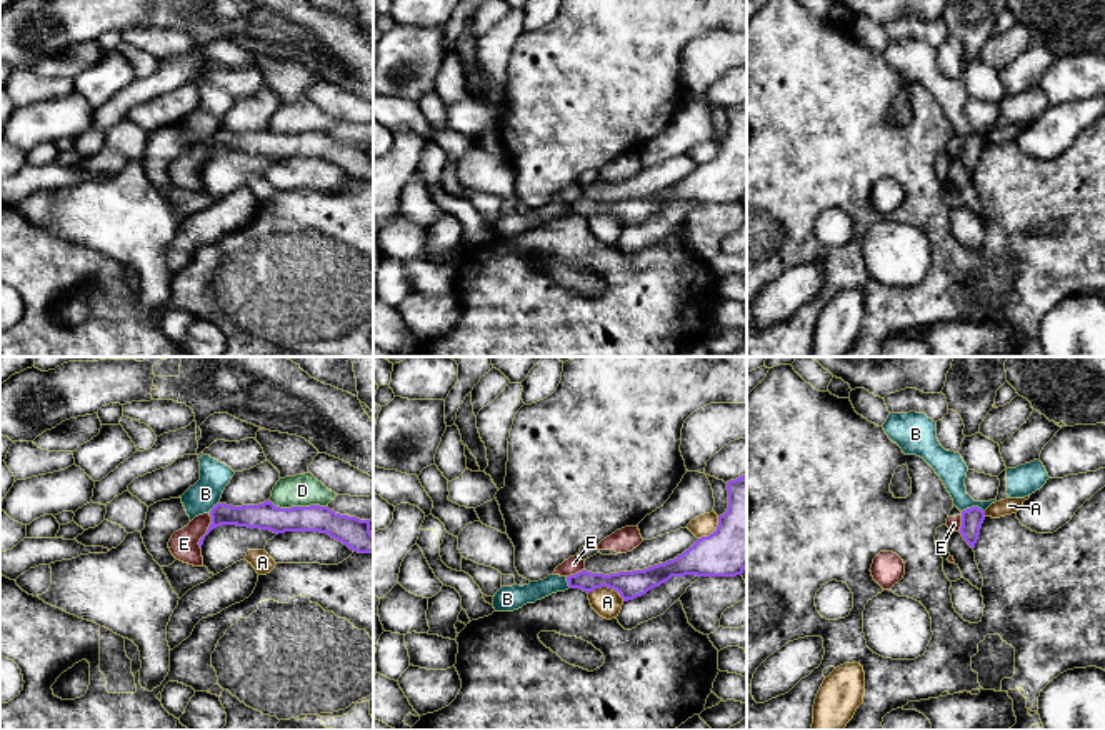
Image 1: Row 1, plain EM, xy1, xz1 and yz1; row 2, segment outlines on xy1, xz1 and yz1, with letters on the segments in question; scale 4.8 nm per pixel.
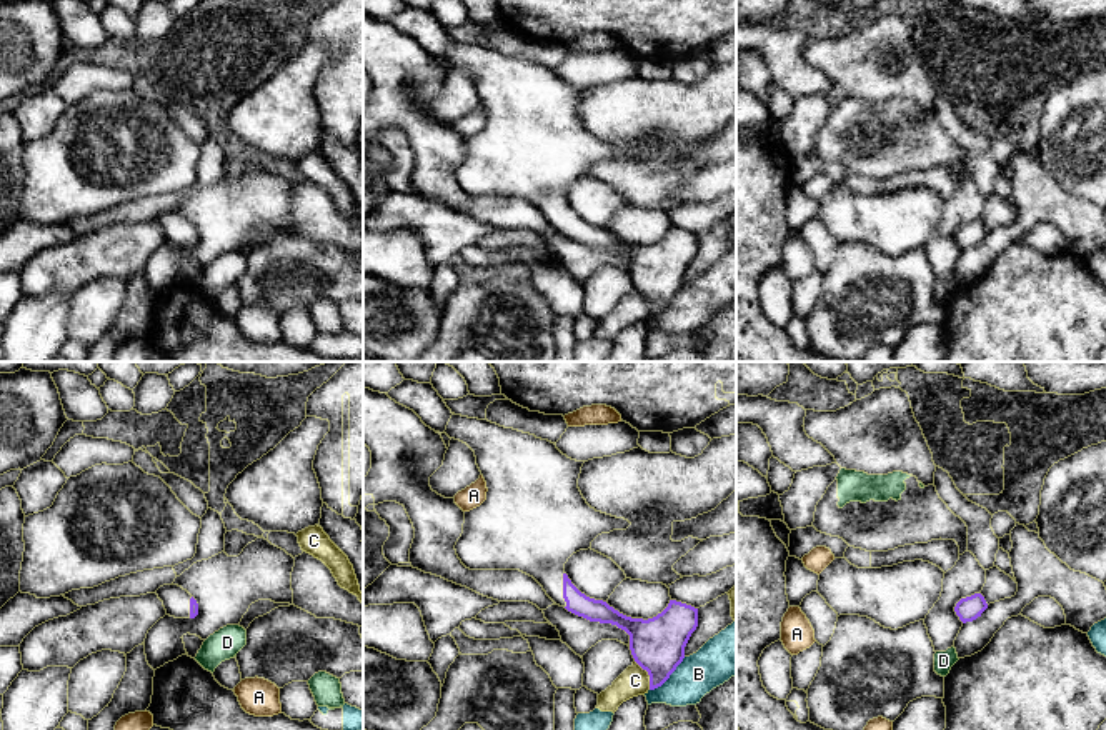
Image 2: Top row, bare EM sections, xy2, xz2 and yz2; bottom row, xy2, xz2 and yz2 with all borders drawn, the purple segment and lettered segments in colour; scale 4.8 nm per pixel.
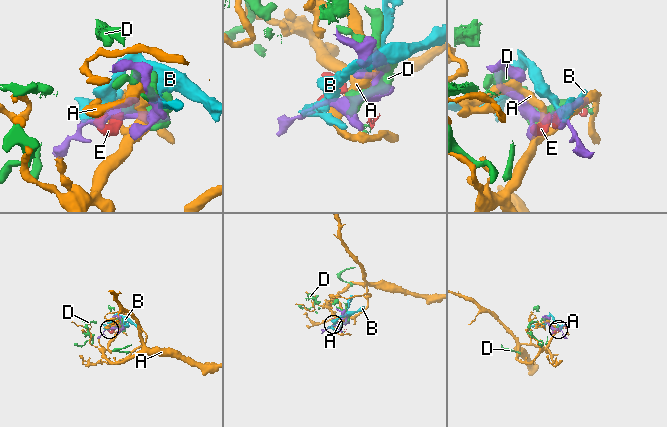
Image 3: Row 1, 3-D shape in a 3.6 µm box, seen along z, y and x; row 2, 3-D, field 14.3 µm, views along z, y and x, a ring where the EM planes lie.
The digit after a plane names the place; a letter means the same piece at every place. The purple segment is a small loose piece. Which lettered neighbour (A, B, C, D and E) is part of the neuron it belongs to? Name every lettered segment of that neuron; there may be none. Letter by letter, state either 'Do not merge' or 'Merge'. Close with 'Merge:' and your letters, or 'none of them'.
A: Do not merge
B: Do not merge
C: Do not merge
D: Do not merge
E: Do not merge
Merge: none of them

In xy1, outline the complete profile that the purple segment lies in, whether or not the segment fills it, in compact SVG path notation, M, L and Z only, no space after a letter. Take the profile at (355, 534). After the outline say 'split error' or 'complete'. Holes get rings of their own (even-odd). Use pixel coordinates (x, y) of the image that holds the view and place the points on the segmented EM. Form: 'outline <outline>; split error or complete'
outline M270 500L258 505L233 507L217 503L212 512L212 523L207 533L200 538L202 548L205 537L220 525L237 525L248 528L270 530L273 533L285 532L320 532L342 542L350 550L358 553L373 553L373 533L370 532L370 520L340 515L328 507L292 507L280 508Z; complete

